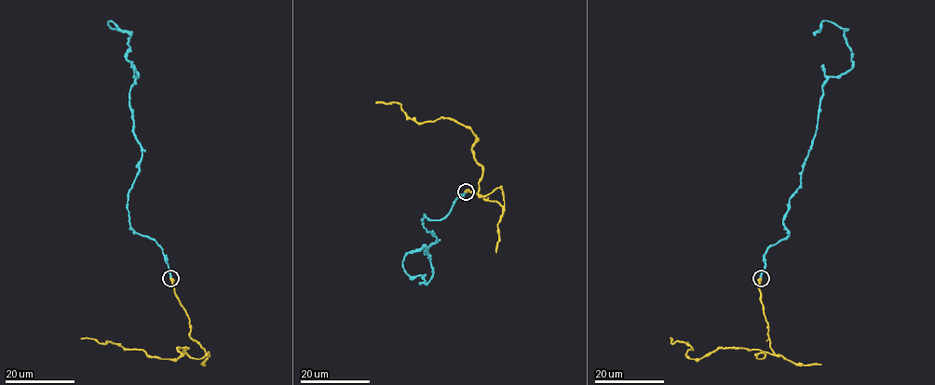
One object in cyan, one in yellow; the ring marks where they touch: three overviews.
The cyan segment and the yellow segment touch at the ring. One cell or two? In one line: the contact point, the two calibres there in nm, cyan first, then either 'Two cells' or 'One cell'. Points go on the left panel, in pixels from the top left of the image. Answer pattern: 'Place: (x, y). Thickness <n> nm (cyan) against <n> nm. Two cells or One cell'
Place: (170, 278). Thickness 440 nm (cyan) against 550 nm. Two cells

